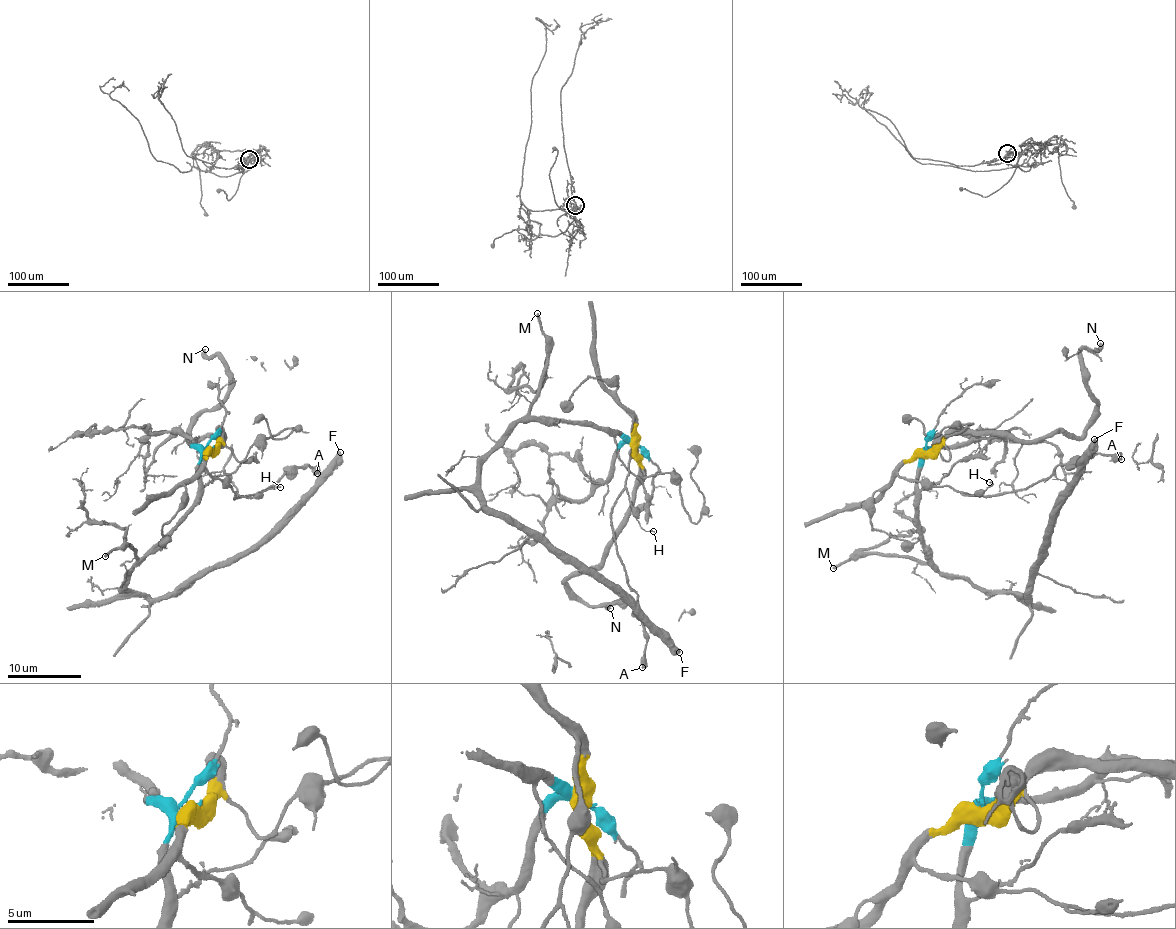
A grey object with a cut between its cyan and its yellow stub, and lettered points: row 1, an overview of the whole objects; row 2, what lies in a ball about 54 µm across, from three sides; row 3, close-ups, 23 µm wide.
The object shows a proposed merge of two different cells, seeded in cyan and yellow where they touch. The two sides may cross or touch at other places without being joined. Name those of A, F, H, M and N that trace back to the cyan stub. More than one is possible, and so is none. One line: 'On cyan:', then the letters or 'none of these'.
On cyan: F, M

